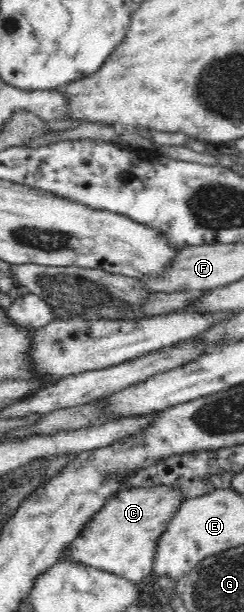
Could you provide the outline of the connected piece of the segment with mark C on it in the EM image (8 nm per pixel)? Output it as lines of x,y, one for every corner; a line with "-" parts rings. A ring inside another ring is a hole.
160,484
147,488
122,489
86,523
80,535
70,543
68,556
75,563
108,571
140,586
153,571
158,537
166,531
184,499
178,486

